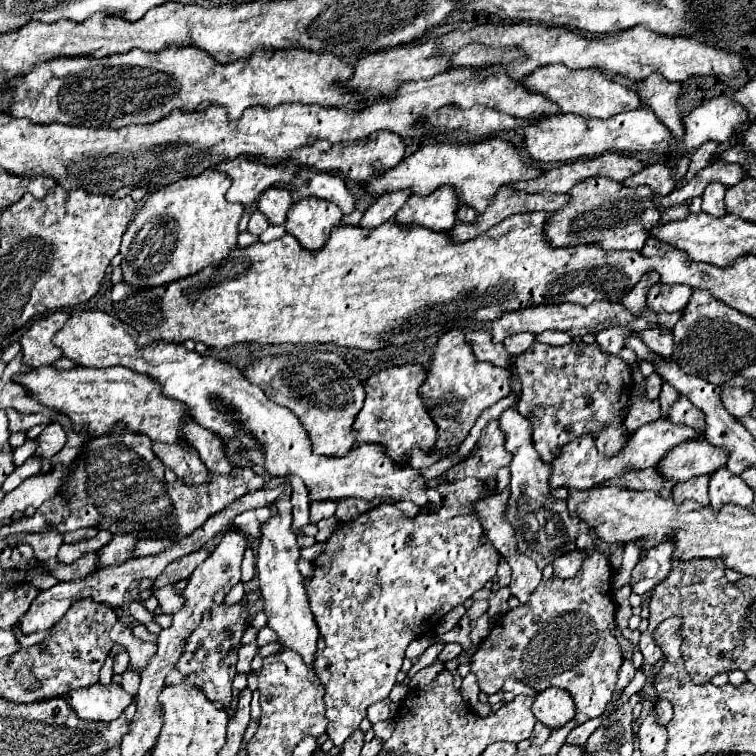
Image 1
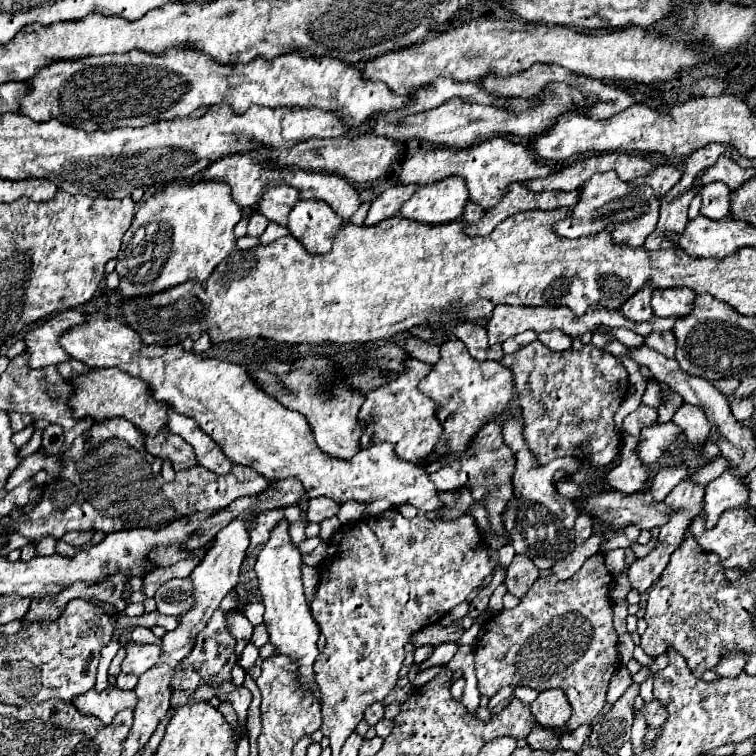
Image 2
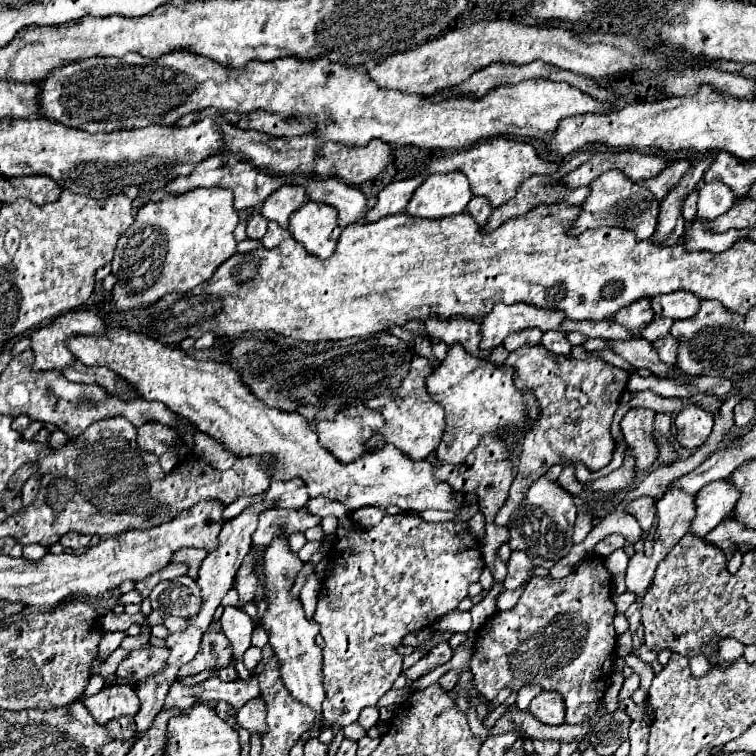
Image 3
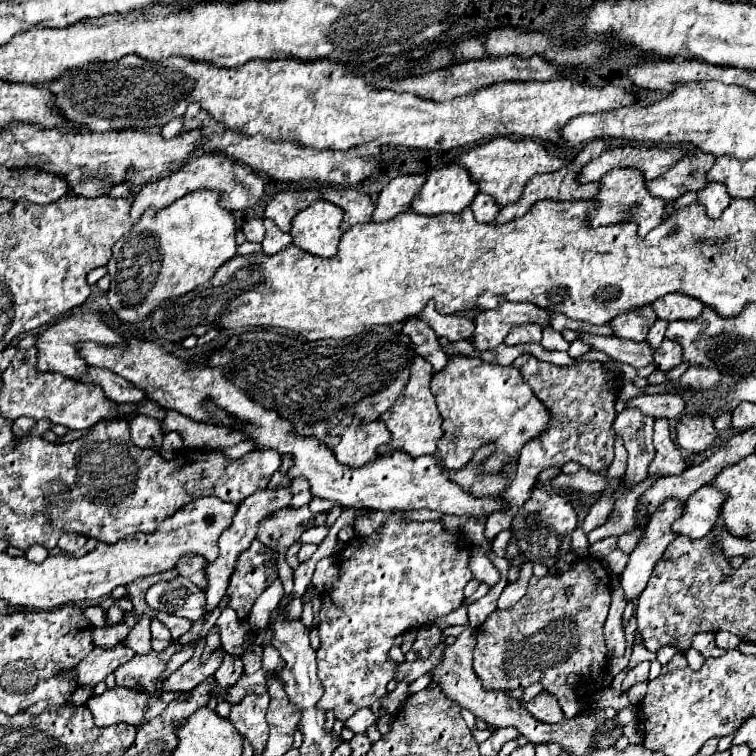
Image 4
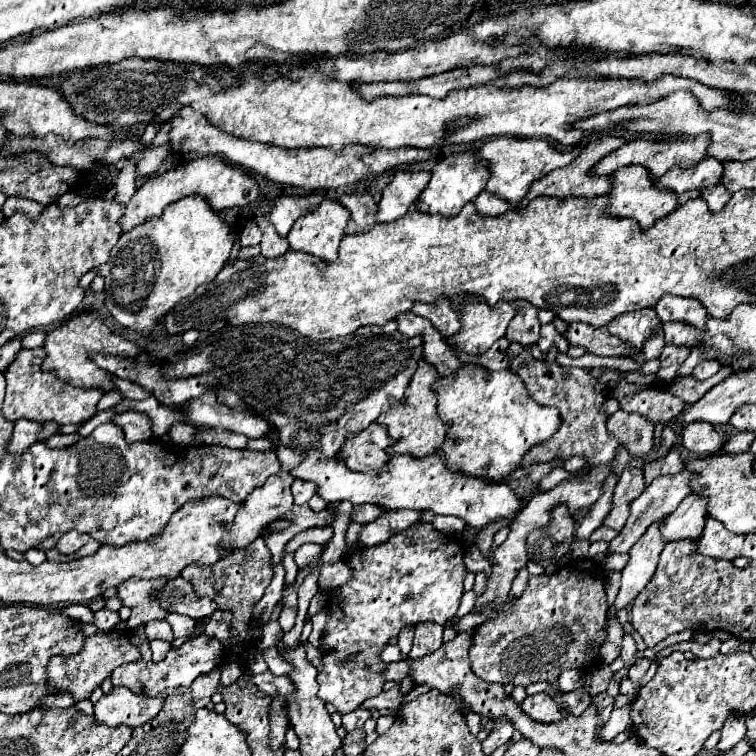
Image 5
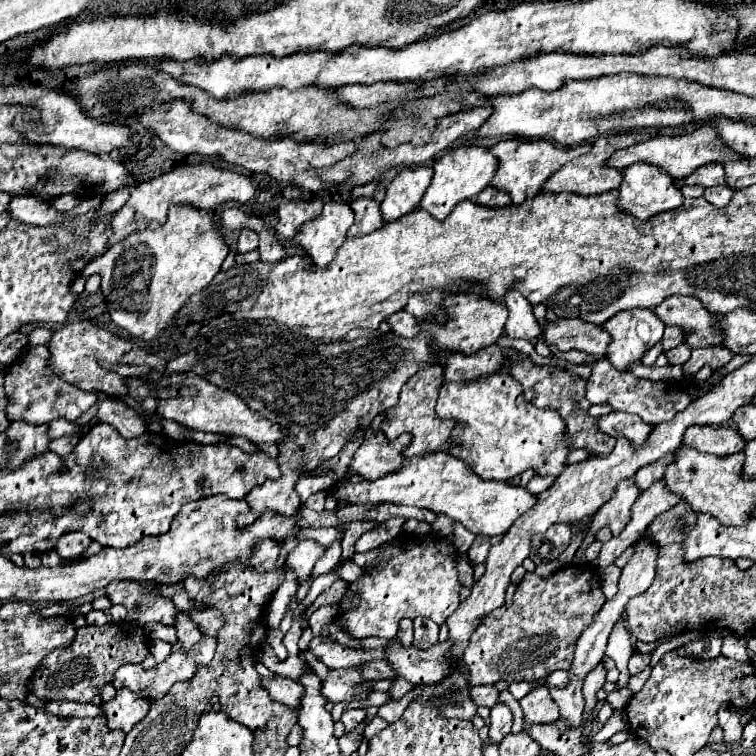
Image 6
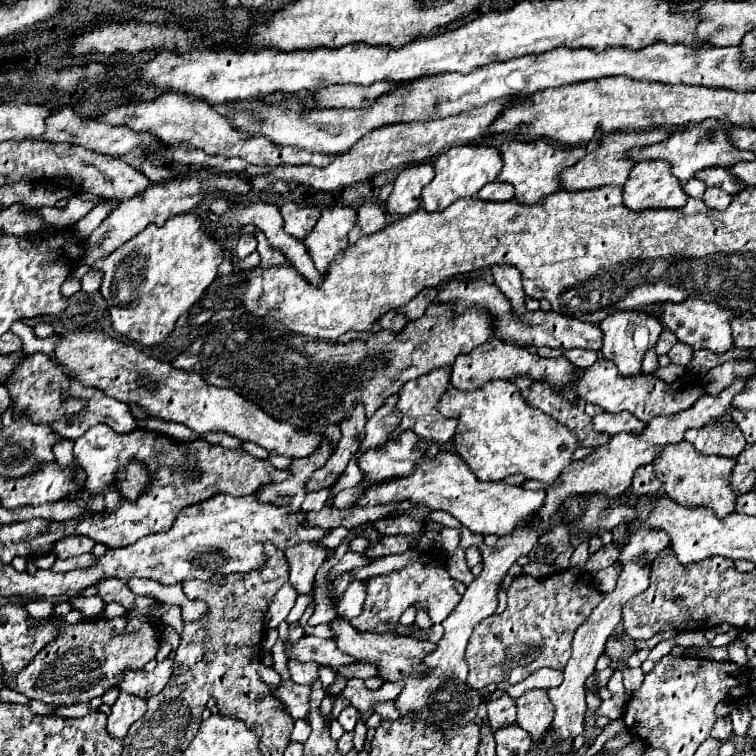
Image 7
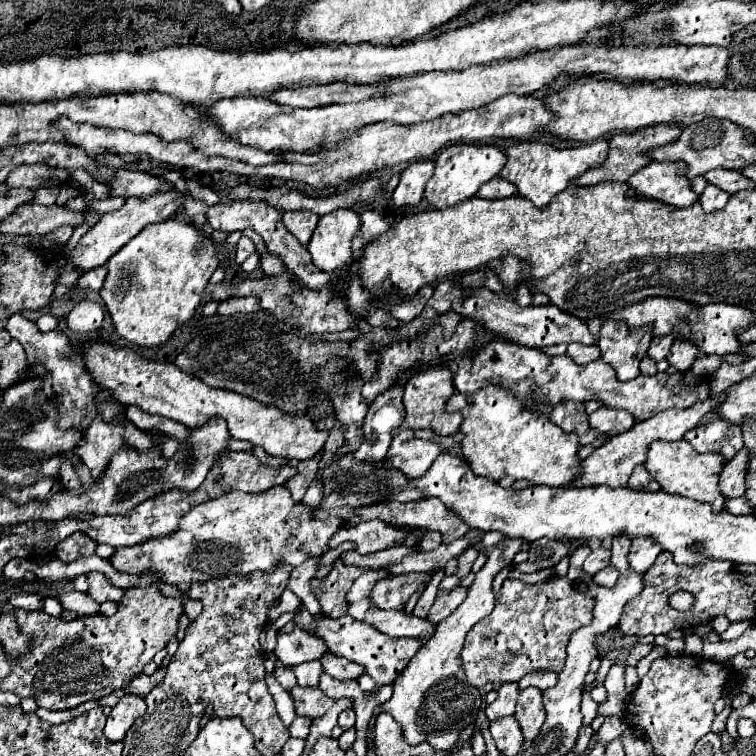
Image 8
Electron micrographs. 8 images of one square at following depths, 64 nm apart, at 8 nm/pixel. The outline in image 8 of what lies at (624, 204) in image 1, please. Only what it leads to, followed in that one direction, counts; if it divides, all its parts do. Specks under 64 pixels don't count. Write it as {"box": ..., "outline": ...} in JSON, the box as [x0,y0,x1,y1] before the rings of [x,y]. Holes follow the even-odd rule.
{"box":[628,162,698,208],"outline":[[[652,162],[630,176],[628,186],[634,194],[674,204],[676,208],[692,206],[698,202],[698,194],[692,190],[690,180],[680,172],[680,164]]]}

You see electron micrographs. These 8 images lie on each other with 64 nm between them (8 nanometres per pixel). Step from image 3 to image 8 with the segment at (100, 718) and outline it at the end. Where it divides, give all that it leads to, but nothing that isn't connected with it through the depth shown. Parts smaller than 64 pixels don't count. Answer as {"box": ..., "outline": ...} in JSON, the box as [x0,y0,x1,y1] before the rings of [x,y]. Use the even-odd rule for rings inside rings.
{"box":[104,694,146,742],"outline":[[[126,694],[108,714],[106,726],[104,726],[104,736],[110,742],[122,742],[130,726],[136,722],[136,718],[144,716],[146,712],[146,702],[140,696]]]}

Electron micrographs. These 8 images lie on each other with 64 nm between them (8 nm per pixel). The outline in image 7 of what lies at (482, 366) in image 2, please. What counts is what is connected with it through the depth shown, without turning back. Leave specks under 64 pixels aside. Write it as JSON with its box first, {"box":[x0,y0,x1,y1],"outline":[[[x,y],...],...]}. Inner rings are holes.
{"box":[440,380,578,484],"outline":[[[490,380],[488,384],[474,392],[458,392],[456,388],[448,388],[444,398],[440,400],[440,414],[458,416],[458,428],[454,434],[456,452],[480,480],[504,480],[510,474],[522,474],[526,478],[552,484],[560,478],[562,470],[572,462],[574,450],[578,448],[574,432],[570,432],[568,428],[552,420],[548,414],[540,412],[538,408],[526,404],[516,384],[508,380]]]}

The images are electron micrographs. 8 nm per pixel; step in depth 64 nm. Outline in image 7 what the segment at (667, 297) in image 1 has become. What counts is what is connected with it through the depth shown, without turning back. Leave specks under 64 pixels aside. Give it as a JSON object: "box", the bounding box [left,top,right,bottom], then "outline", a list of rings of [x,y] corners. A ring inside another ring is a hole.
{"box":[644,300,740,354],"outline":[[[684,300],[684,302],[666,302],[664,304],[664,314],[660,316],[660,308],[662,304],[652,306],[652,310],[644,310],[650,316],[660,318],[660,322],[672,330],[680,342],[692,346],[694,350],[702,350],[706,348],[708,352],[714,354],[724,354],[728,350],[734,348],[734,340],[732,340],[732,332],[730,332],[730,322],[740,316],[740,312],[736,310],[728,310],[722,308],[720,304],[712,304],[712,302],[702,302],[702,300]]]}

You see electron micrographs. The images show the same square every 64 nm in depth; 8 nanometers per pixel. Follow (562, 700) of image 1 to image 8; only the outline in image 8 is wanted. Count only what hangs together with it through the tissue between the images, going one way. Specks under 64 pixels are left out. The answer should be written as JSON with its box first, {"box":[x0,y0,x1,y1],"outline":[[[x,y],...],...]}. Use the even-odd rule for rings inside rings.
{"box":[514,688,546,742],"outline":[[[524,688],[524,690],[520,690],[514,718],[518,720],[518,724],[522,728],[524,740],[532,742],[538,736],[538,730],[544,724],[544,718],[546,718],[540,688]]]}

